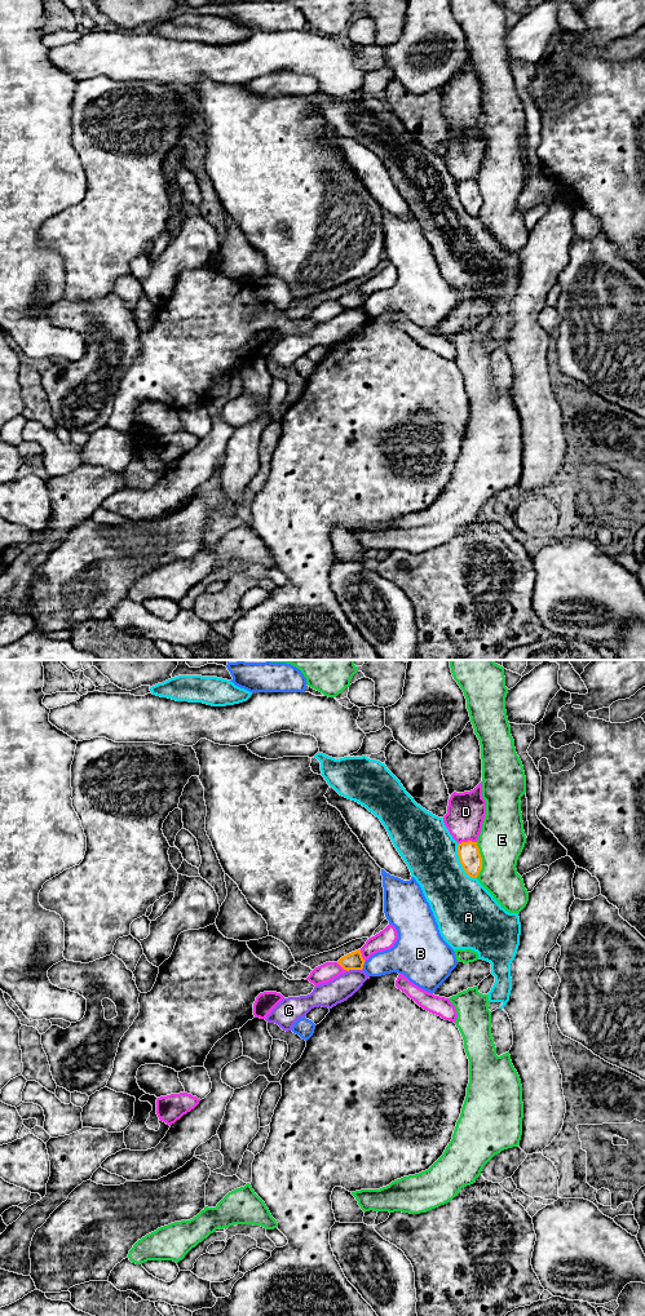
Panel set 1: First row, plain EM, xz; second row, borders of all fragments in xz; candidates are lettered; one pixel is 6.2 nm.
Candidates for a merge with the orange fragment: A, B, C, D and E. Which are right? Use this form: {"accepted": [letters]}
{"accepted": []}

